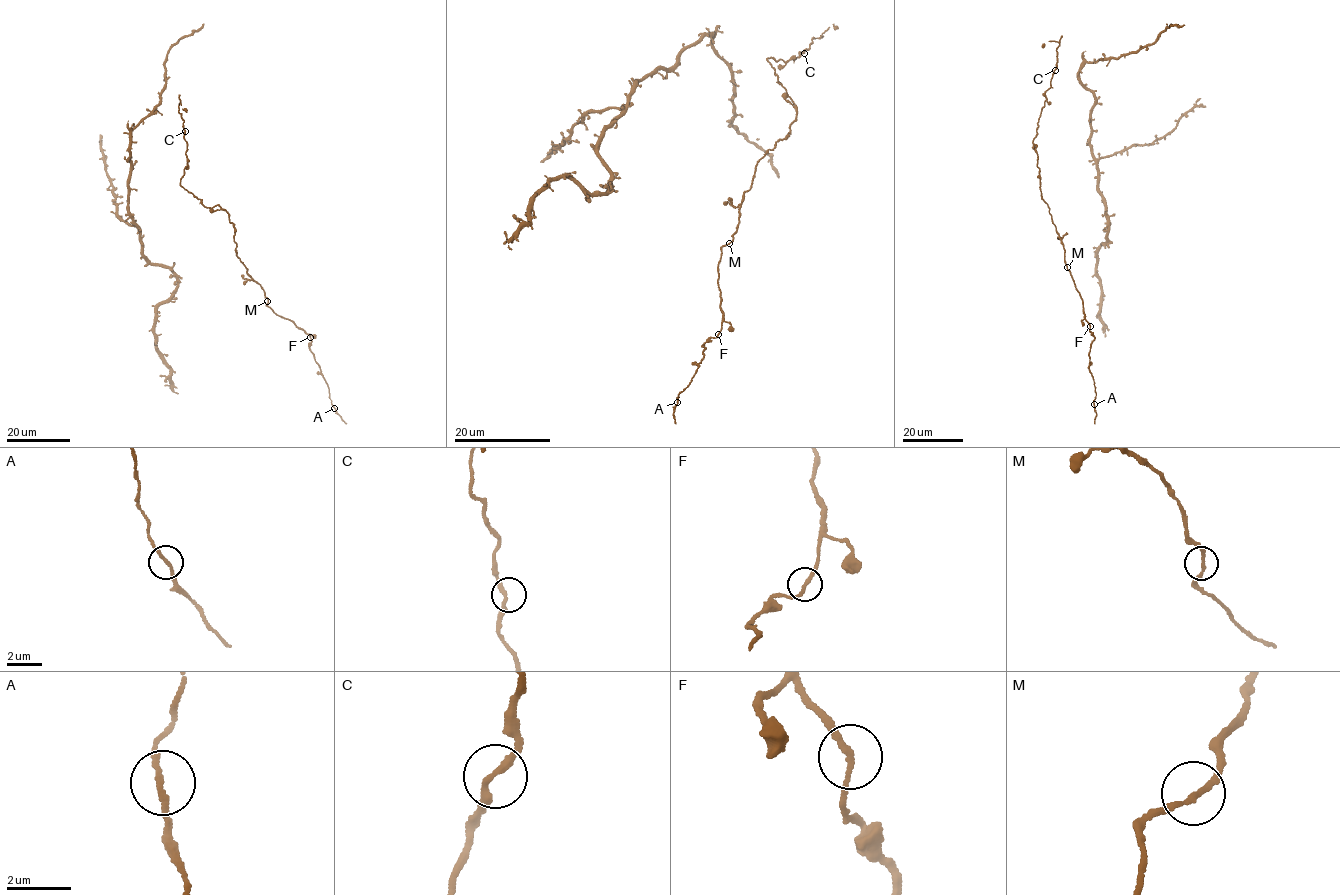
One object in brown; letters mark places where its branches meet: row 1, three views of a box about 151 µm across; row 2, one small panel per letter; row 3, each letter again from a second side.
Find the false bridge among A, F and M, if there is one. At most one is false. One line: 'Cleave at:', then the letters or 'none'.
Cleave at: none

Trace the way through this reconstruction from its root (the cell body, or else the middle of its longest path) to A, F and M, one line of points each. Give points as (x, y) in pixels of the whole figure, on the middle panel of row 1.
A: (803, 52), (767, 59), (796, 119), (758, 160), (742, 194), (718, 264), (721, 330), (702, 345), (677, 402)
F: (803, 52), (785, 62), (767, 59), (796, 119), (758, 160), (736, 232), (721, 249), (718, 334)
M: (803, 52), (785, 62), (767, 59), (796, 119), (756, 164), (729, 243)

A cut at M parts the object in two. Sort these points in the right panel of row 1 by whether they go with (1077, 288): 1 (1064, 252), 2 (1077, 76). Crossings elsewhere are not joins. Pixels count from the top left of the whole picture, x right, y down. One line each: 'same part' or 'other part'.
1: other part
2: same part

